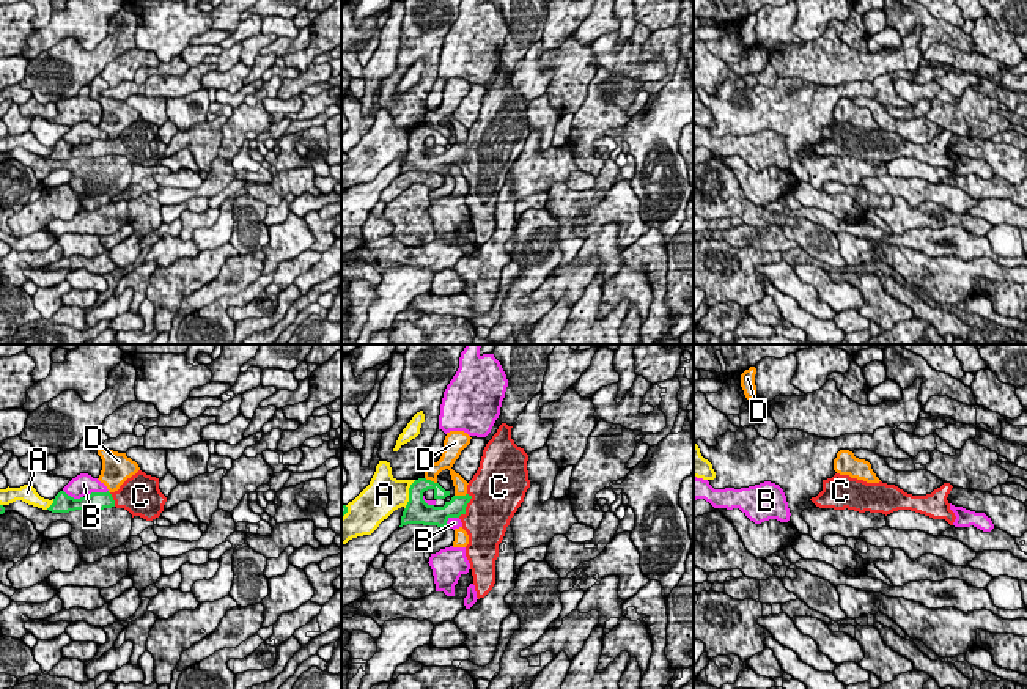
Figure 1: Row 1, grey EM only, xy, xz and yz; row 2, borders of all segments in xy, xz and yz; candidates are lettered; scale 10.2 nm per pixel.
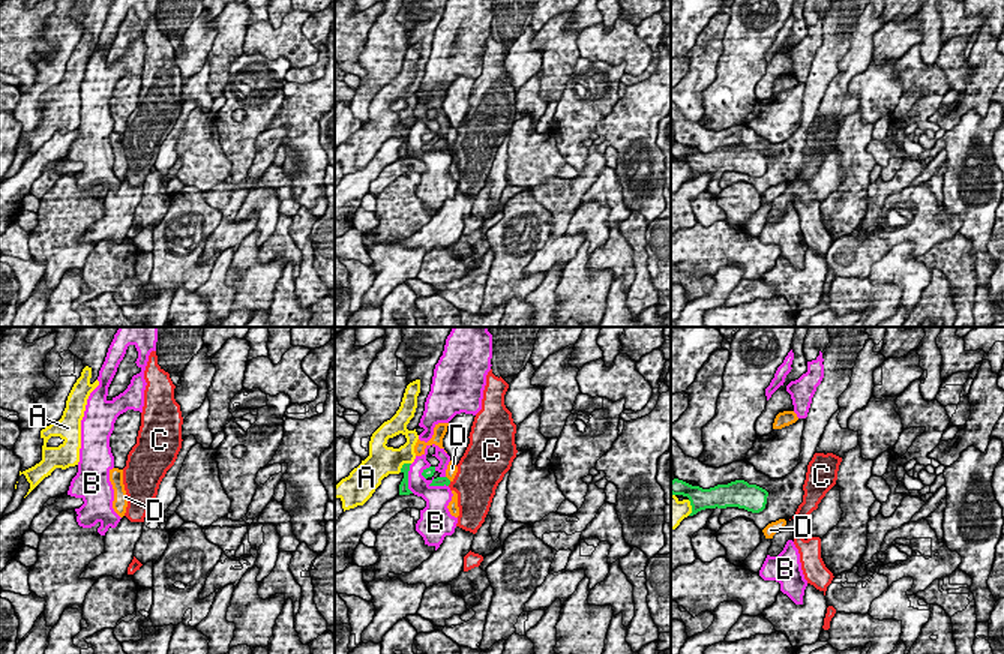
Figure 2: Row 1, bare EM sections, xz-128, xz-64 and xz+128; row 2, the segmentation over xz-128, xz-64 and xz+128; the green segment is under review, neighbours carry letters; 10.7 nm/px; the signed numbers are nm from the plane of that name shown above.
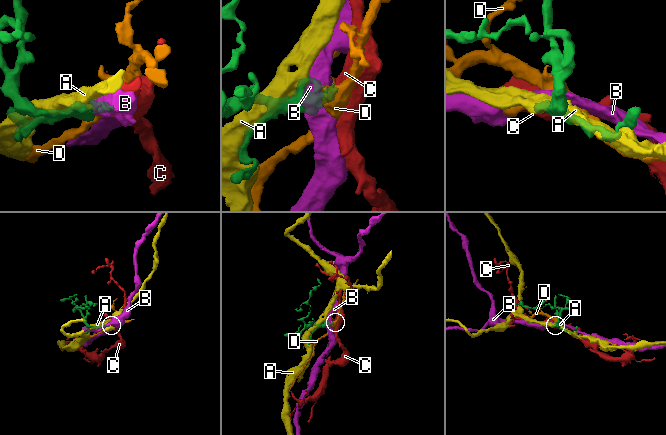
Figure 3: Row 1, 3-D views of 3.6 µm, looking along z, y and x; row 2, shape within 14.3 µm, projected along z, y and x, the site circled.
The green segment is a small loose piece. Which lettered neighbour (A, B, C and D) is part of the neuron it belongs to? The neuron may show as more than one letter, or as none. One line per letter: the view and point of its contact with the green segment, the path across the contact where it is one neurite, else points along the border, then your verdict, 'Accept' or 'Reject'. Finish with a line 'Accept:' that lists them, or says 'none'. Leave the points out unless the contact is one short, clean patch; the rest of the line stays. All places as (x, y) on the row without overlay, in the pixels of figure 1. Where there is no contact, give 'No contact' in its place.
A: Touches green at xz (409, 142). Reject
B: Touches green at xy (73, 145). Reject
C: Touches green at xz (466, 153). Path across: xz (456, 154), (466, 153), (488, 161). Accept
D: Touches green at xz (430, 128). Reject
Accept: C

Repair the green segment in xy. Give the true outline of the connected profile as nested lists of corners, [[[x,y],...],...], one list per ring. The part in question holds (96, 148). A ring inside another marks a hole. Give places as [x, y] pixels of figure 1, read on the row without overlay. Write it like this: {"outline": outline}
{"outline": [[[138,118],[127,126],[115,140],[91,140],[87,145],[74,146],[60,138],[47,156],[52,160],[69,160],[75,157],[124,156],[132,165],[140,164],[153,168],[160,164],[167,145],[159,137],[159,126]]]}

